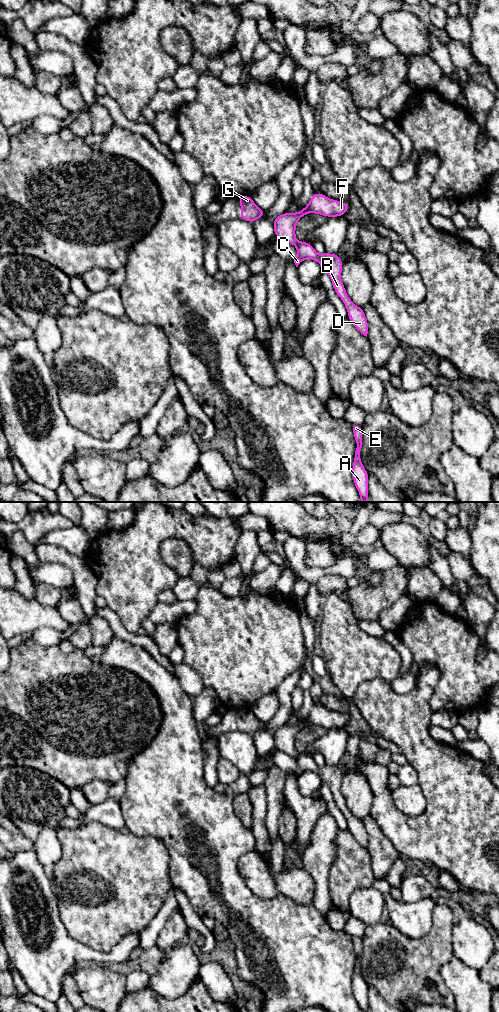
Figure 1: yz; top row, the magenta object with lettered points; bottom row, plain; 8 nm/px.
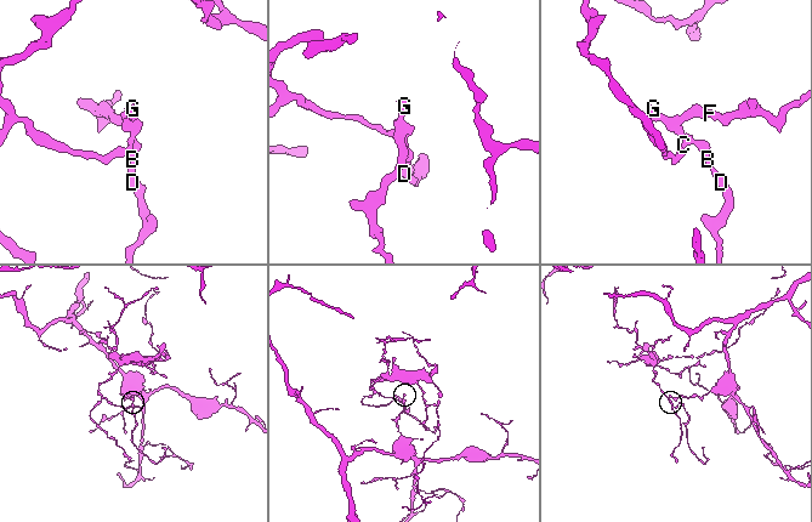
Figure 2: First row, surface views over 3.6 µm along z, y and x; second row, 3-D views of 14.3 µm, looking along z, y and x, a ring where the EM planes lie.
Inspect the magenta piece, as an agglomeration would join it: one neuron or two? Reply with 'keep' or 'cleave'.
cleave

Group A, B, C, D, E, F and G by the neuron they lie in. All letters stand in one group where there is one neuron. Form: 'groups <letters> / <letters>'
groups A B C D E / F G

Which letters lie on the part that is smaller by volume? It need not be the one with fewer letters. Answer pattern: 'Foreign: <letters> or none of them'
Foreign: A, B, C, D, E

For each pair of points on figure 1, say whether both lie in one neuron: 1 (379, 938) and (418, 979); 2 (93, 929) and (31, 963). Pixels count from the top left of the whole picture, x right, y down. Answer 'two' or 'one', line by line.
1: one
2: two

